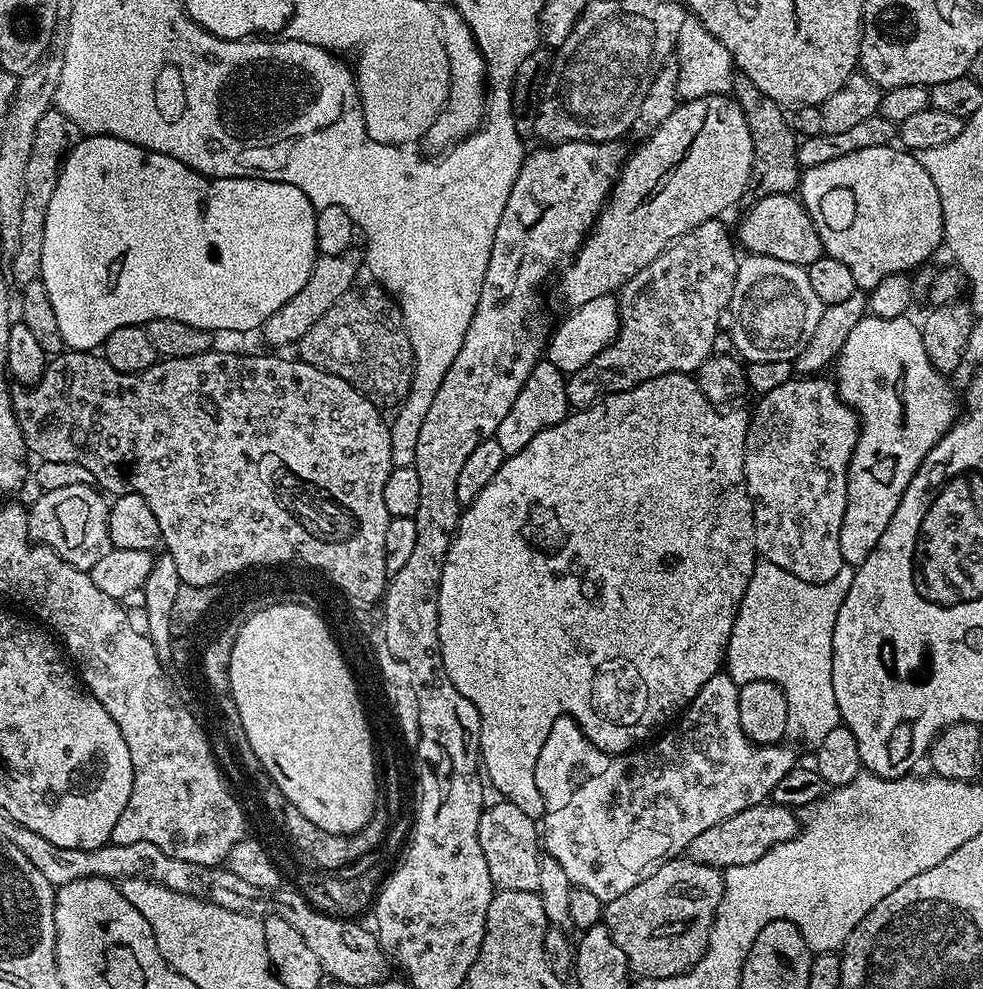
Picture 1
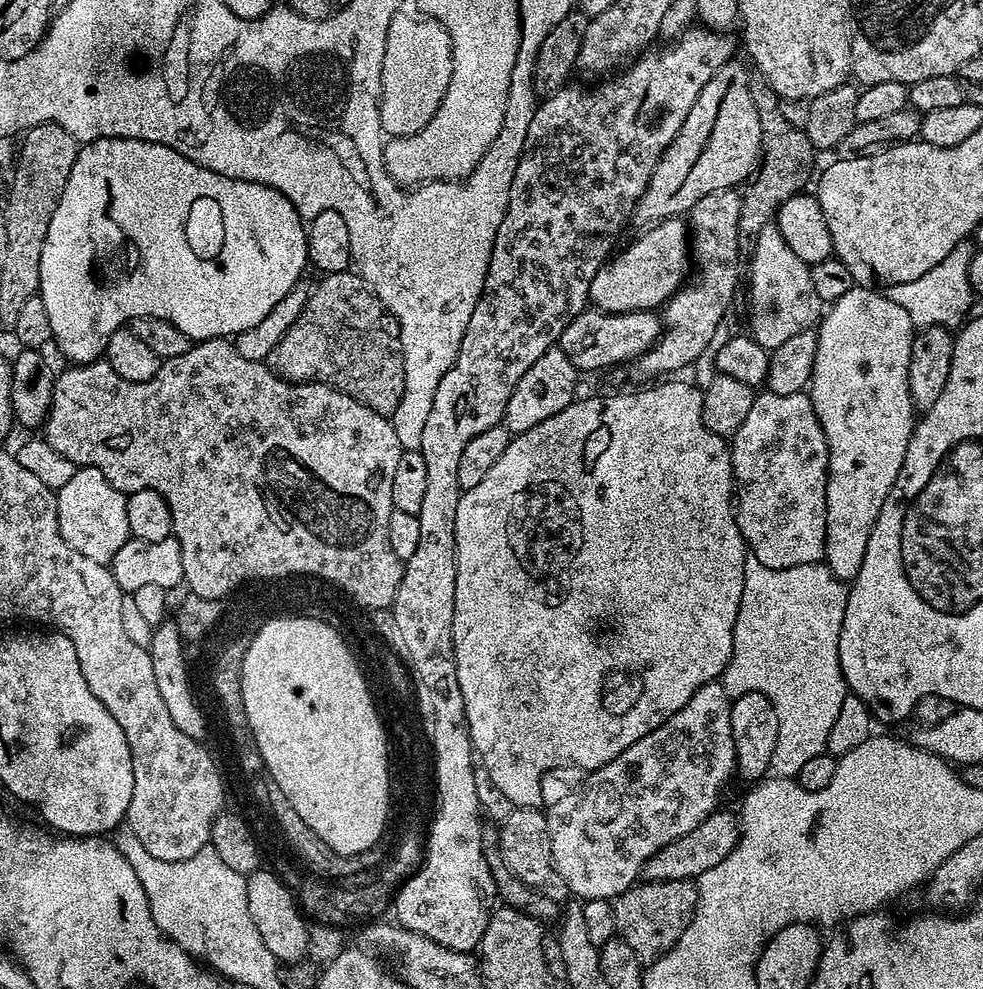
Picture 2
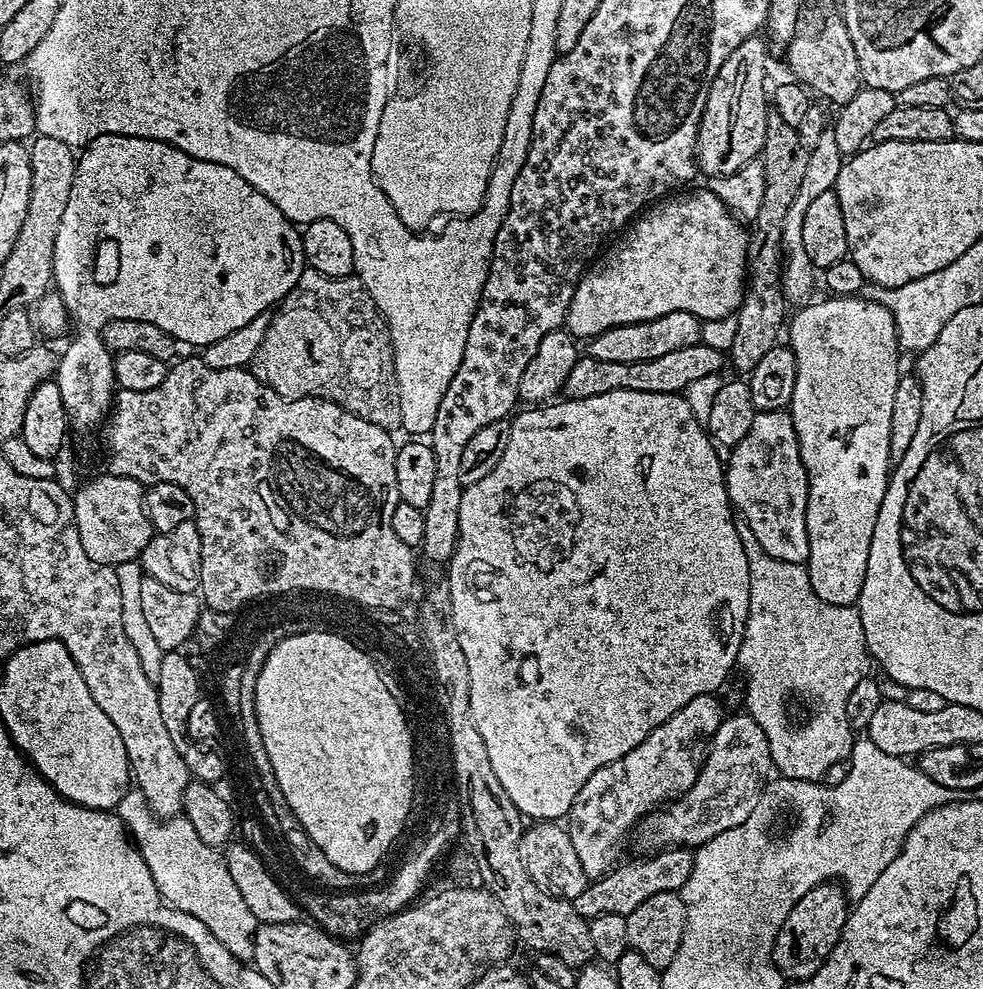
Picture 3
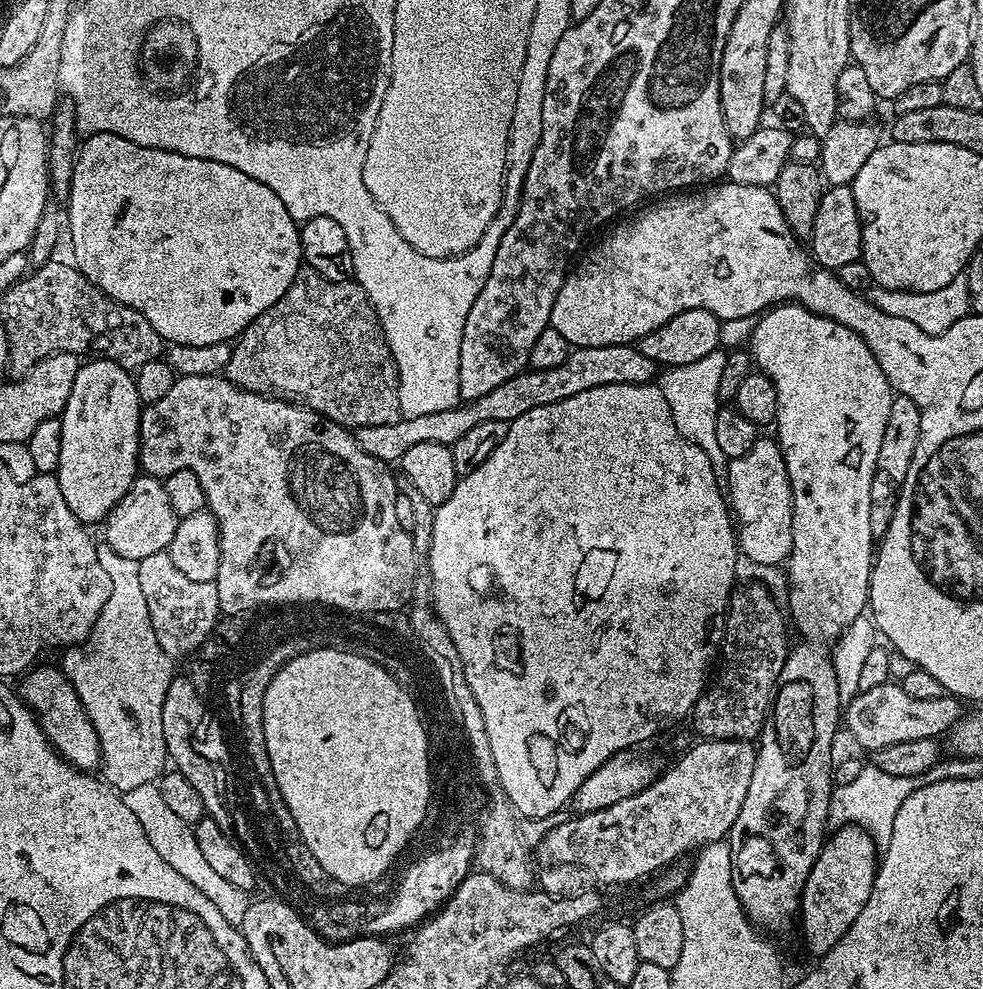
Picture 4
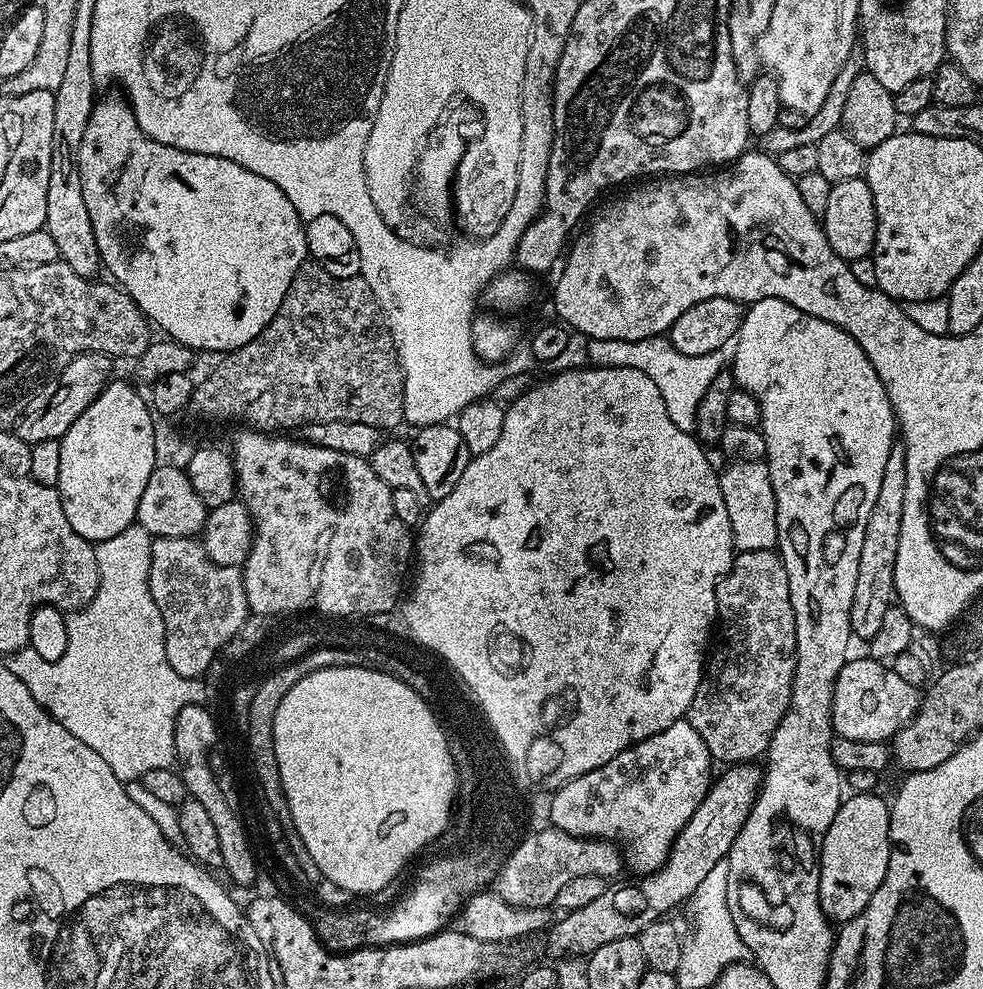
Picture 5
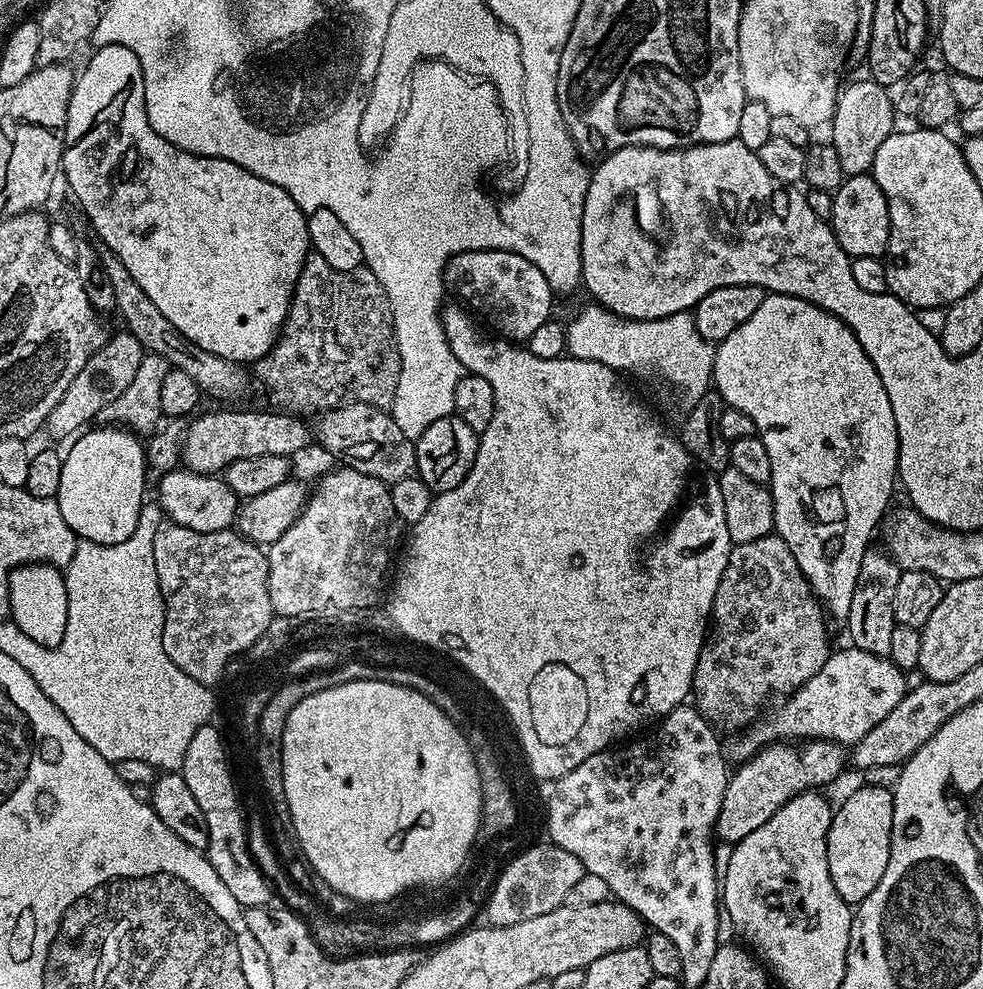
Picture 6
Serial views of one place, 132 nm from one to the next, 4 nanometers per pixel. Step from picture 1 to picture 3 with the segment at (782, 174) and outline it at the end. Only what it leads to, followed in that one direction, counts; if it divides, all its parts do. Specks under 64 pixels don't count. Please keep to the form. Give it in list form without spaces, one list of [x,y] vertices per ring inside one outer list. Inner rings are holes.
[[[769,111],[766,118],[766,138],[758,157],[766,174],[766,194],[750,228],[746,287],[742,302],[734,313],[736,329],[732,332],[732,345],[726,348],[730,368],[736,371],[733,373],[752,372],[754,366],[758,366],[758,361],[766,355],[770,342],[777,341],[783,333],[788,316],[788,313],[786,314],[788,301],[782,289],[782,226],[784,216],[801,187],[809,151],[806,146],[802,146],[802,138],[798,138],[798,130],[790,126],[790,122],[783,120],[776,112]]]

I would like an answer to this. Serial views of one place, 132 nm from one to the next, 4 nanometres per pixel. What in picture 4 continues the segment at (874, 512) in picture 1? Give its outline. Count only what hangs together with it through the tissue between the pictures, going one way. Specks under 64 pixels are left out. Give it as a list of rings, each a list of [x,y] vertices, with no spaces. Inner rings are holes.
[[[785,302],[785,303],[782,303],[782,304],[777,304],[777,305],[775,305],[775,306],[773,306],[773,307],[771,307],[771,308],[769,308],[769,309],[768,309],[768,311],[767,311],[767,312],[765,312],[765,313],[763,313],[763,315],[761,315],[761,316],[760,316],[760,317],[759,317],[759,319],[757,319],[757,320],[756,320],[756,321],[755,321],[755,323],[756,323],[756,322],[757,322],[757,324],[756,324],[756,325],[754,325],[754,326],[753,326],[753,328],[752,328],[752,348],[751,348],[751,347],[750,347],[750,355],[751,355],[751,357],[752,357],[752,359],[753,359],[753,361],[754,361],[754,364],[755,364],[755,367],[756,367],[756,368],[757,368],[757,369],[759,369],[759,371],[762,371],[762,372],[765,372],[765,374],[766,374],[766,375],[767,375],[767,376],[769,376],[769,377],[770,377],[770,379],[771,379],[771,380],[772,380],[772,381],[773,381],[773,382],[774,382],[774,390],[778,390],[778,414],[777,414],[777,415],[776,415],[776,418],[775,418],[775,421],[774,421],[774,429],[775,429],[775,428],[776,428],[776,433],[774,433],[774,436],[775,436],[775,439],[776,439],[776,440],[777,440],[777,441],[778,441],[778,443],[779,443],[779,446],[780,446],[780,449],[781,449],[781,450],[782,450],[782,454],[783,454],[783,455],[784,455],[784,461],[785,461],[785,462],[786,462],[786,474],[787,474],[787,475],[788,475],[788,477],[789,477],[789,478],[790,478],[790,486],[791,486],[791,487],[792,487],[792,505],[793,505],[793,506],[794,506],[794,542],[793,542],[793,543],[792,543],[792,552],[791,552],[791,554],[789,554],[789,555],[788,555],[788,558],[787,558],[787,561],[786,561],[786,575],[787,575],[787,578],[788,578],[788,591],[787,591],[787,593],[786,593],[786,599],[788,599],[788,608],[789,608],[789,609],[788,609],[788,608],[787,608],[787,611],[788,611],[788,612],[789,612],[789,613],[790,613],[790,620],[791,620],[791,623],[792,623],[792,624],[793,624],[793,625],[794,625],[794,628],[795,628],[795,624],[794,624],[794,623],[796,623],[796,628],[797,628],[797,630],[798,630],[798,631],[800,631],[800,632],[801,632],[801,634],[802,634],[802,635],[804,635],[804,644],[800,644],[800,645],[798,645],[798,646],[797,646],[797,648],[796,648],[796,645],[795,645],[795,647],[793,647],[793,648],[792,648],[792,649],[791,649],[791,651],[789,651],[789,654],[788,654],[788,661],[786,661],[786,662],[785,662],[785,663],[784,663],[784,669],[783,669],[783,670],[782,670],[782,674],[781,674],[781,675],[780,675],[780,682],[779,682],[779,684],[777,684],[777,685],[776,685],[776,699],[775,699],[775,700],[773,700],[773,701],[772,701],[772,711],[771,711],[771,713],[770,713],[770,722],[769,722],[769,723],[767,723],[767,724],[765,724],[765,725],[764,725],[764,730],[763,730],[763,732],[761,732],[761,733],[760,733],[760,735],[759,735],[759,737],[758,737],[758,751],[757,751],[757,753],[756,753],[756,761],[755,761],[755,762],[754,762],[754,778],[753,778],[753,779],[752,779],[752,785],[751,785],[751,786],[750,786],[750,790],[746,790],[746,802],[742,802],[742,810],[738,810],[738,818],[737,818],[737,819],[736,819],[736,824],[735,824],[735,825],[734,825],[734,827],[732,827],[732,828],[731,828],[731,830],[730,830],[730,831],[728,831],[728,834],[727,834],[727,837],[726,837],[726,839],[727,839],[727,842],[728,842],[728,845],[729,845],[729,846],[730,846],[730,854],[731,854],[731,855],[732,855],[732,857],[733,857],[733,858],[732,858],[732,879],[733,879],[733,881],[734,881],[734,883],[735,883],[735,886],[736,886],[736,897],[738,897],[738,898],[739,898],[739,899],[740,899],[740,903],[741,903],[741,904],[743,904],[743,905],[744,905],[744,913],[746,913],[746,914],[747,914],[747,916],[748,916],[748,918],[749,918],[749,920],[751,920],[751,921],[752,921],[752,923],[753,923],[753,924],[755,924],[755,925],[756,925],[756,927],[757,927],[757,929],[760,929],[760,930],[764,930],[764,928],[769,928],[769,930],[770,930],[770,931],[772,931],[772,932],[784,932],[784,931],[786,931],[786,930],[787,930],[787,928],[788,928],[788,927],[790,927],[790,926],[791,926],[791,924],[792,924],[792,927],[793,927],[793,924],[794,924],[794,921],[795,921],[795,920],[796,920],[796,919],[797,919],[797,916],[798,916],[798,913],[799,913],[799,911],[800,911],[800,895],[801,895],[801,894],[802,894],[802,890],[803,890],[803,889],[804,889],[804,883],[805,883],[805,882],[806,882],[806,878],[807,878],[807,877],[808,877],[808,875],[809,875],[809,874],[810,874],[810,870],[811,870],[811,869],[812,869],[812,867],[813,867],[813,866],[814,866],[814,862],[815,862],[815,861],[816,861],[816,859],[818,859],[818,858],[819,858],[819,857],[820,857],[820,849],[821,849],[821,848],[823,848],[823,846],[824,846],[824,842],[825,842],[825,839],[826,839],[826,831],[825,831],[825,832],[824,832],[824,828],[825,828],[825,829],[827,829],[827,828],[828,828],[828,827],[829,827],[829,823],[828,823],[828,807],[829,807],[829,806],[830,806],[830,802],[831,802],[831,801],[832,801],[832,789],[833,789],[833,787],[834,787],[834,759],[833,759],[833,760],[832,760],[832,743],[834,743],[834,742],[835,742],[835,740],[836,740],[836,727],[838,727],[838,726],[839,726],[839,724],[840,724],[840,727],[841,727],[841,724],[842,724],[842,705],[841,705],[841,702],[840,702],[840,695],[839,695],[839,694],[838,694],[838,678],[837,678],[837,677],[836,677],[836,671],[835,671],[835,670],[834,670],[834,666],[833,666],[833,665],[832,665],[832,657],[831,657],[831,655],[830,655],[830,648],[829,648],[829,646],[832,646],[832,645],[835,645],[835,643],[836,643],[836,641],[837,641],[837,640],[839,640],[839,639],[840,639],[840,637],[841,637],[841,636],[843,636],[843,634],[844,634],[844,632],[845,632],[845,631],[846,631],[846,630],[847,630],[847,629],[848,629],[848,627],[849,627],[849,626],[850,626],[850,622],[854,622],[854,618],[858,618],[858,617],[859,617],[859,616],[863,616],[863,615],[865,615],[865,612],[866,612],[866,609],[867,609],[867,608],[868,608],[868,583],[869,583],[869,582],[870,582],[870,578],[871,578],[871,577],[872,577],[872,562],[873,562],[873,559],[874,559],[874,537],[873,537],[873,535],[872,535],[872,531],[871,531],[871,530],[870,530],[870,482],[874,482],[874,466],[875,466],[875,465],[876,465],[876,463],[877,463],[877,462],[878,462],[878,446],[882,446],[882,433],[884,433],[884,432],[885,432],[885,430],[886,430],[886,417],[888,417],[888,415],[889,415],[889,414],[890,414],[890,406],[891,406],[891,405],[892,405],[892,398],[893,398],[893,395],[894,395],[894,393],[893,393],[893,391],[892,391],[892,388],[891,388],[891,386],[889,386],[889,385],[888,385],[888,376],[887,376],[887,375],[886,375],[886,374],[882,374],[882,366],[881,366],[881,365],[880,365],[880,362],[879,362],[879,361],[878,361],[878,360],[876,360],[876,359],[875,359],[875,358],[874,358],[874,354],[870,354],[870,346],[866,346],[866,342],[862,342],[862,338],[858,338],[858,334],[854,334],[854,330],[850,330],[850,329],[849,329],[849,328],[847,328],[847,327],[846,327],[846,326],[842,326],[842,325],[841,325],[841,324],[839,324],[839,323],[838,323],[838,322],[834,322],[834,321],[833,321],[833,320],[831,320],[831,319],[830,319],[830,318],[826,318],[826,317],[825,317],[825,316],[819,316],[819,315],[818,315],[818,313],[816,313],[816,312],[812,312],[812,311],[810,311],[810,310],[809,310],[809,309],[808,309],[808,308],[804,308],[804,307],[802,307],[802,305],[801,305],[801,304],[798,304],[798,303],[795,303],[795,302]]]

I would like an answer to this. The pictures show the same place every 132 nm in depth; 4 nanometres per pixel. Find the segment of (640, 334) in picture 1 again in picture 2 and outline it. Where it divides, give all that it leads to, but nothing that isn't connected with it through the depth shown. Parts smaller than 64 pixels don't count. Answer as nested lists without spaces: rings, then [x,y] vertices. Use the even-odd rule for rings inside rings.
[[[727,188],[714,194],[706,194],[706,198],[699,200],[690,213],[690,236],[694,241],[694,268],[700,271],[700,277],[691,284],[685,283],[679,292],[675,292],[662,308],[662,331],[656,345],[637,360],[631,361],[630,369],[636,376],[656,376],[652,378],[666,378],[676,374],[679,368],[692,364],[708,347],[713,347],[712,339],[736,296],[736,283],[740,280],[740,252],[742,245],[738,234],[738,216],[742,214],[740,192]]]

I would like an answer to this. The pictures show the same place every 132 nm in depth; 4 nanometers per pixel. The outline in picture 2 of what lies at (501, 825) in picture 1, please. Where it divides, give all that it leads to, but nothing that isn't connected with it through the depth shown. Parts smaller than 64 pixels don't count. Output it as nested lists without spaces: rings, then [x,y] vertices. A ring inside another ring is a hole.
[[[516,806],[511,811],[512,813],[505,818],[504,825],[498,828],[498,847],[502,862],[510,870],[510,874],[517,876],[523,884],[530,886],[535,892],[546,894],[557,902],[567,901],[570,896],[568,887],[566,882],[562,882],[552,861],[547,815],[540,808]]]

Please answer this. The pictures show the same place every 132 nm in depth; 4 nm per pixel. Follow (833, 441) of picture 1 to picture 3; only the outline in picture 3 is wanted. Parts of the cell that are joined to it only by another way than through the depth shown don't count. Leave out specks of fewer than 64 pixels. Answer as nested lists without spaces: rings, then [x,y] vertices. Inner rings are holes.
[[[791,411],[757,412],[746,438],[730,450],[726,460],[728,499],[739,519],[750,526],[758,546],[782,562],[804,564],[808,558],[806,498],[808,475],[800,461],[800,443]]]

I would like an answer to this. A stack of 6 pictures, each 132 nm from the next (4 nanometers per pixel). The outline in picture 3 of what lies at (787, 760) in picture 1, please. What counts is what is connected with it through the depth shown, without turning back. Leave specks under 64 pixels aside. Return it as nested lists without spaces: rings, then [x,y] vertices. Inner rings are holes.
[[[715,695],[690,698],[678,714],[666,718],[662,726],[650,730],[630,754],[622,754],[618,762],[608,762],[578,790],[566,817],[570,842],[578,853],[578,862],[589,878],[599,878],[612,871],[617,863],[616,843],[631,833],[637,823],[650,812],[688,792],[698,778],[708,746],[722,719]]]

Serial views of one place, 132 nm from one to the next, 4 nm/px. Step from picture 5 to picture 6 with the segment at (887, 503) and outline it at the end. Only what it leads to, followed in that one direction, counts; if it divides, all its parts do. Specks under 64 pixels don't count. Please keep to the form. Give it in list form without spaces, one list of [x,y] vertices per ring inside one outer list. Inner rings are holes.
[[[869,550],[864,553],[862,558],[862,566],[858,570],[858,582],[854,586],[854,598],[850,598],[850,614],[846,621],[848,627],[848,636],[851,647],[861,648],[875,656],[883,656],[888,658],[890,652],[890,642],[893,641],[893,633],[897,626],[894,618],[894,606],[891,602],[894,600],[894,594],[898,587],[898,580],[901,576],[902,569],[892,561],[891,556],[883,550]]]

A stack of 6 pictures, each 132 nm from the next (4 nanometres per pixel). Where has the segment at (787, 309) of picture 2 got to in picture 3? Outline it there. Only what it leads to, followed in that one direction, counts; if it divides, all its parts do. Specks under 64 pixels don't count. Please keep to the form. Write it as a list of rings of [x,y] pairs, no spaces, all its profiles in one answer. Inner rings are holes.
[[[829,128],[819,138],[819,146],[809,151],[808,163],[806,164],[805,175],[802,177],[801,187],[798,189],[797,194],[795,194],[794,200],[791,202],[788,212],[786,212],[786,216],[784,216],[781,234],[783,253],[782,289],[784,297],[793,305],[801,305],[811,297],[809,295],[814,286],[814,275],[816,275],[816,269],[810,262],[802,239],[802,223],[806,216],[807,207],[819,195],[835,189],[843,161],[844,157],[838,150],[834,134]]]

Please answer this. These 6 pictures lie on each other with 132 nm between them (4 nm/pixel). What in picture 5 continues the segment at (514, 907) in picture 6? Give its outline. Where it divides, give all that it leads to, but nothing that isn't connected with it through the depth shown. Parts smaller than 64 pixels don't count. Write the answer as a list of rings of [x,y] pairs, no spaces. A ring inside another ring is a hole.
[[[533,831],[531,834],[525,835],[521,844],[513,848],[504,861],[494,888],[506,902],[510,902],[519,908],[548,908],[555,905],[558,898],[558,890],[562,890],[562,886],[566,886],[566,882],[571,882],[582,874],[598,874],[605,878],[616,878],[619,877],[616,875],[619,874],[620,868],[622,872],[621,849],[613,844],[611,840],[585,840],[565,832],[547,831]]]

